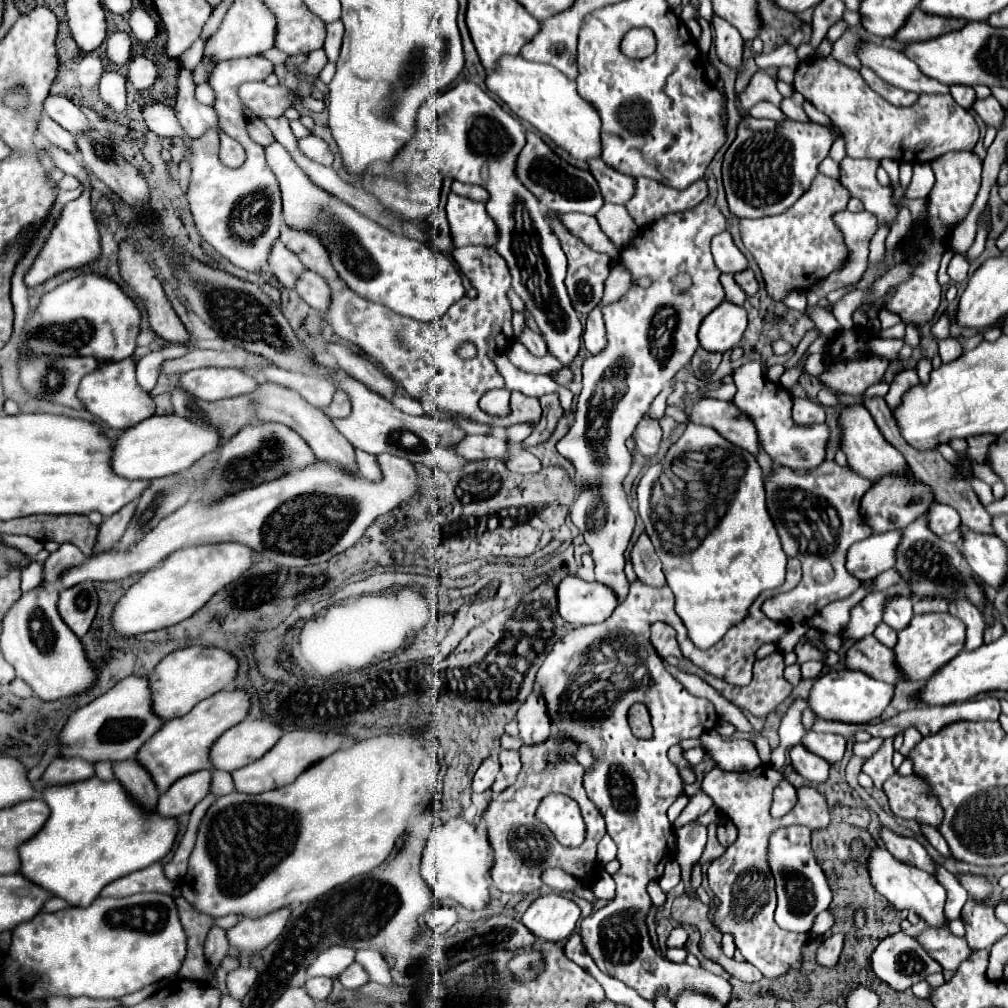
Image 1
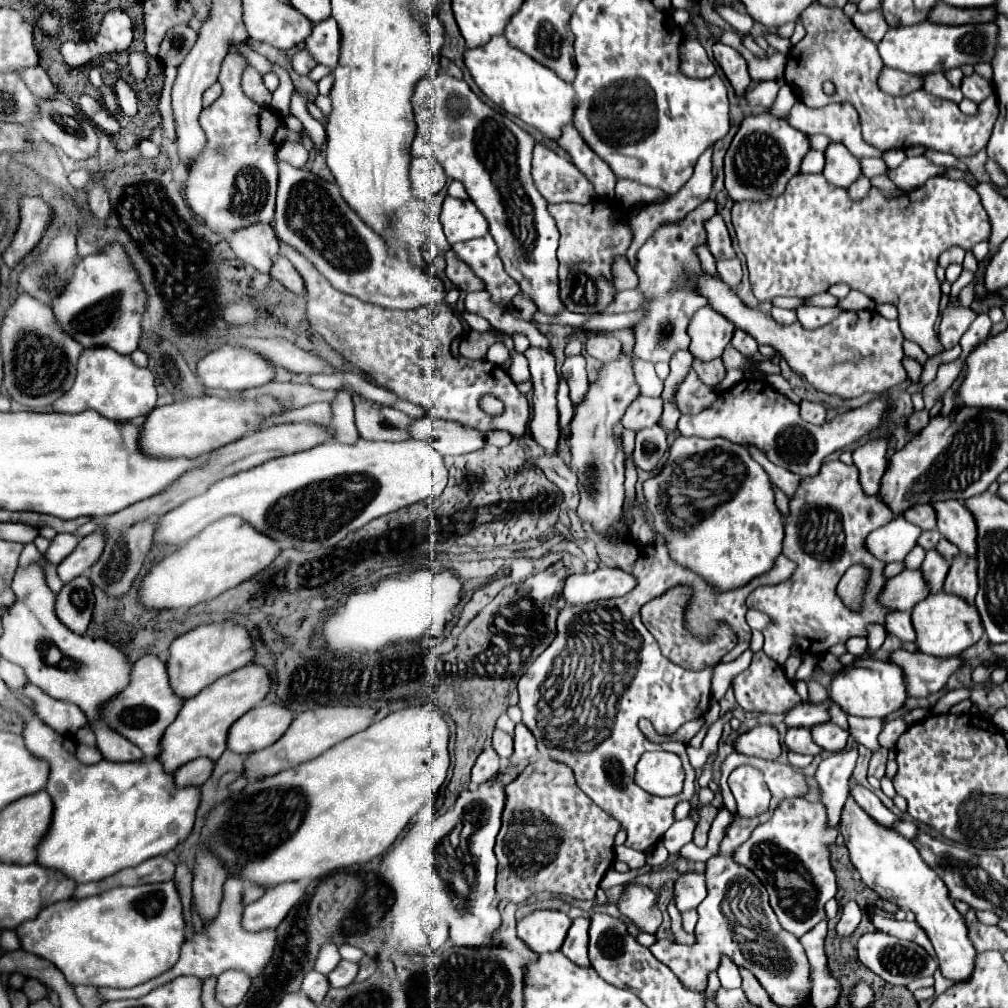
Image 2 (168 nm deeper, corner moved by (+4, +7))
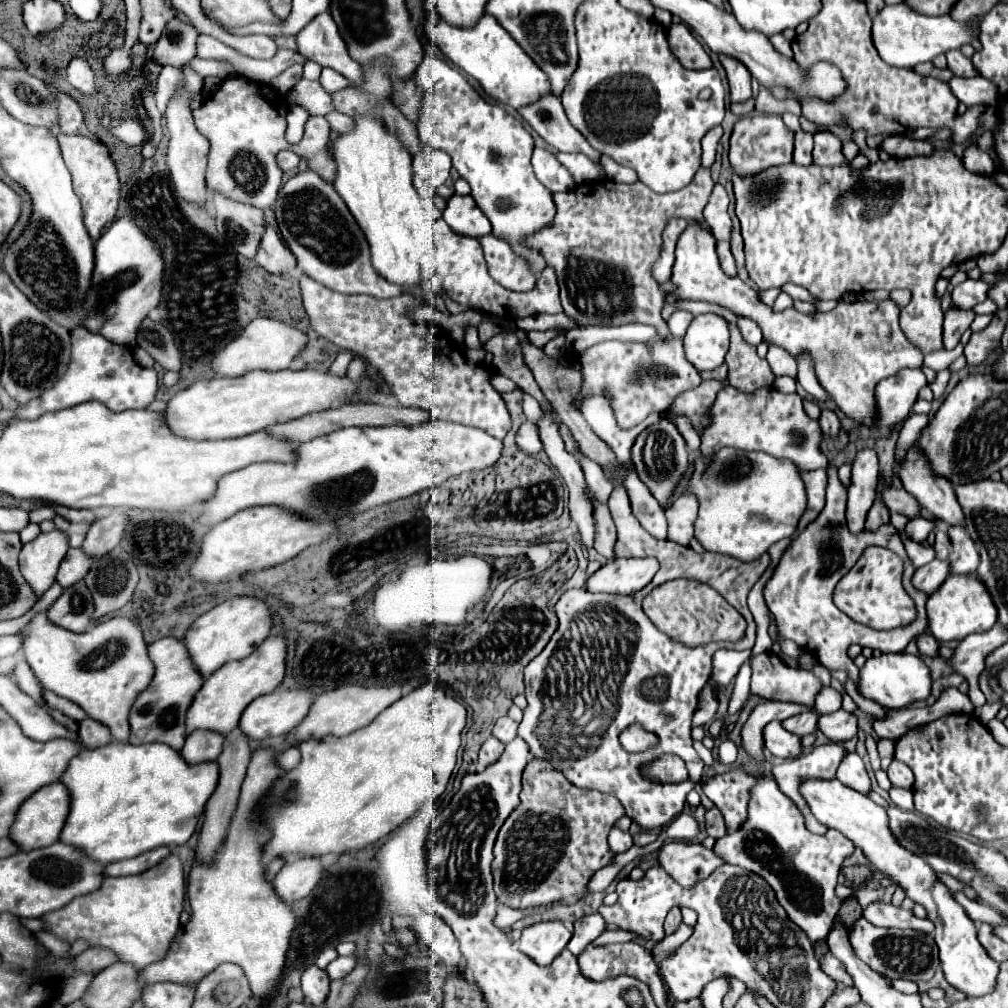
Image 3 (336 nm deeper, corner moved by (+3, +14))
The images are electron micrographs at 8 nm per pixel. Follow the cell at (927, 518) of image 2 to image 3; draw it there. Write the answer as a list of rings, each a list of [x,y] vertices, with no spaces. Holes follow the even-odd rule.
[[[886,488],[884,490],[884,504],[888,506],[890,512],[898,512],[898,514],[904,514],[908,518],[920,516],[920,504],[918,504],[918,500],[912,498],[906,490]]]

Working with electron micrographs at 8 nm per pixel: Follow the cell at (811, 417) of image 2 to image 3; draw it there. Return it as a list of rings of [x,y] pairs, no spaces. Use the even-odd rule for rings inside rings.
[[[822,406],[822,412],[820,412],[818,422],[820,422],[820,428],[822,428],[822,432],[824,432],[824,434],[830,434],[830,436],[836,436],[836,434],[838,434],[840,420],[838,420],[838,416],[836,416],[836,412],[834,412],[834,410],[830,410],[830,408]]]

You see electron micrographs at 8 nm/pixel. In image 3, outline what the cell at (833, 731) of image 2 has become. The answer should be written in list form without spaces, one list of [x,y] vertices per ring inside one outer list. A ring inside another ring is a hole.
[[[842,708],[832,714],[822,714],[818,718],[818,726],[820,726],[820,732],[832,742],[846,742],[842,738],[854,738],[858,732],[856,716],[848,714]]]

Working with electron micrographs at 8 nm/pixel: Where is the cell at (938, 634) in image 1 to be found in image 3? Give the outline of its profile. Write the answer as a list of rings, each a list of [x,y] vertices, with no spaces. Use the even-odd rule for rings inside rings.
[[[950,574],[944,584],[930,594],[926,602],[928,628],[938,642],[962,640],[968,634],[986,632],[996,624],[996,610],[990,602],[990,594],[986,594],[986,586],[978,582],[976,574]]]

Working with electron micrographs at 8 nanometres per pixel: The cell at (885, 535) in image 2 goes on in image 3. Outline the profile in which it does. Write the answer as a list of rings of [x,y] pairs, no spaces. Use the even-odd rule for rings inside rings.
[[[914,518],[914,520],[910,520],[910,522],[906,524],[904,534],[906,534],[908,538],[912,538],[914,542],[924,542],[926,536],[930,534],[930,530],[934,530],[938,522],[940,522],[940,520],[932,522],[932,520],[926,520],[926,518]]]

